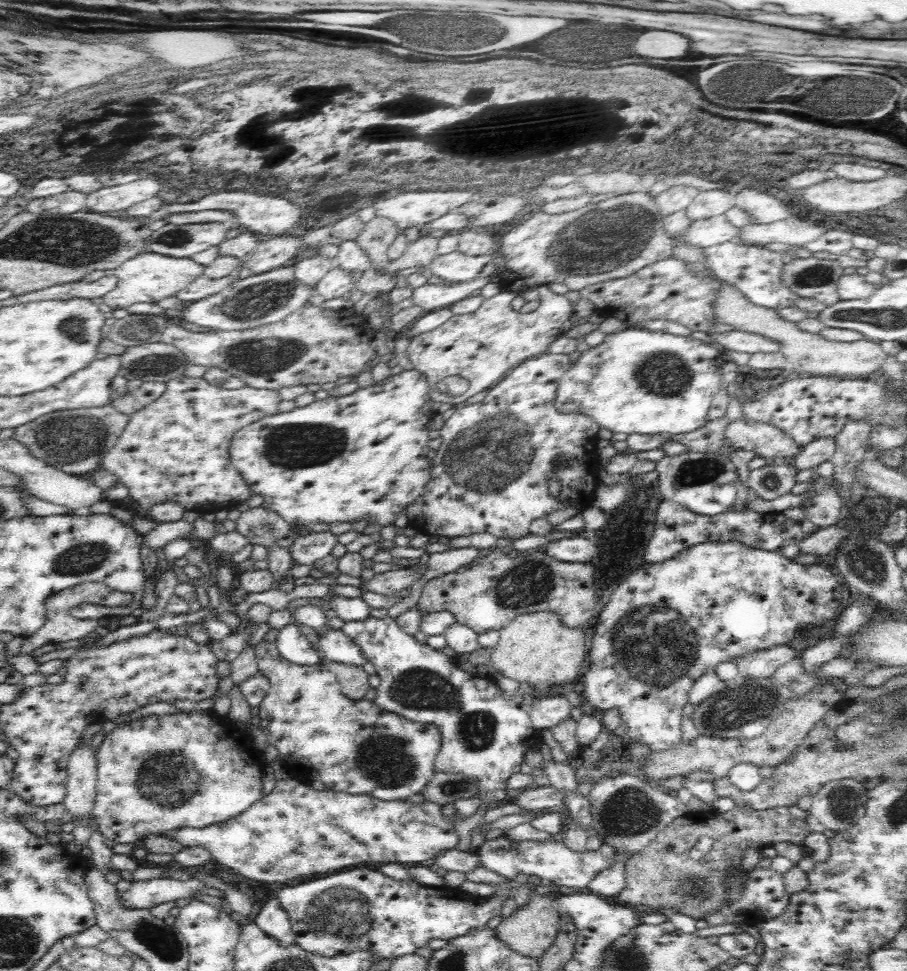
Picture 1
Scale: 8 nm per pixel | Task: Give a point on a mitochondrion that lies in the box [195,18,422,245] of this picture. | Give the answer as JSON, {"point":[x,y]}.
{"point":[347,40]}

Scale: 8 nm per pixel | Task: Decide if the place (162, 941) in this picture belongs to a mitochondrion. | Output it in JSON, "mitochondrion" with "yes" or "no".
{"mitochondrion":"yes"}

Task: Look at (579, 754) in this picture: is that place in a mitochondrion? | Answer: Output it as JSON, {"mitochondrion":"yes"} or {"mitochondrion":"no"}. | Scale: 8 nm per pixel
{"mitochondrion":"no"}

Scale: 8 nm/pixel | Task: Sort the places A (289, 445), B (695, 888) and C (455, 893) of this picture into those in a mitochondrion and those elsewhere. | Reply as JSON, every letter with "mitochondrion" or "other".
{"A":"mitochondrion","B":"mitochondrion","C":"other"}

